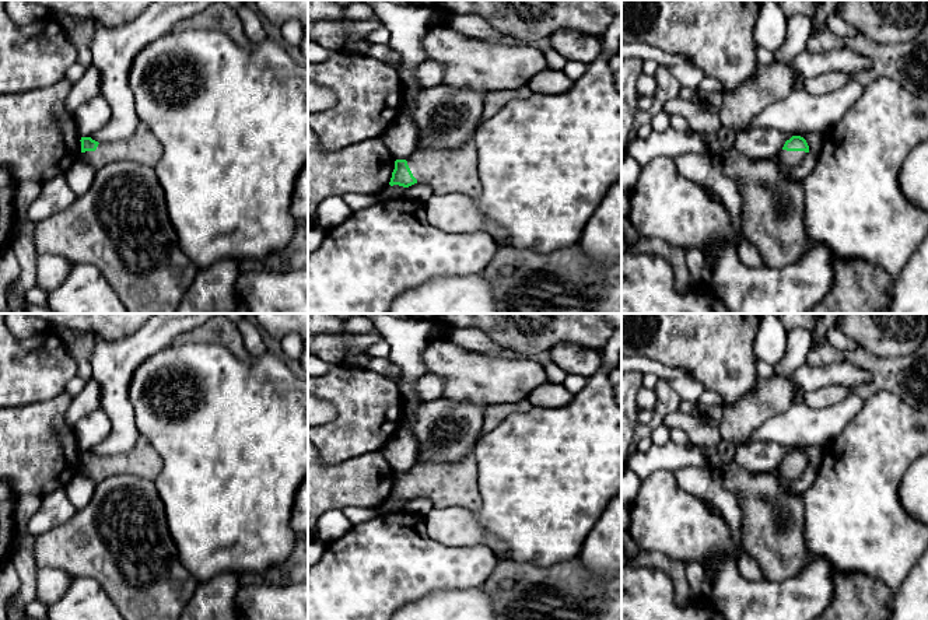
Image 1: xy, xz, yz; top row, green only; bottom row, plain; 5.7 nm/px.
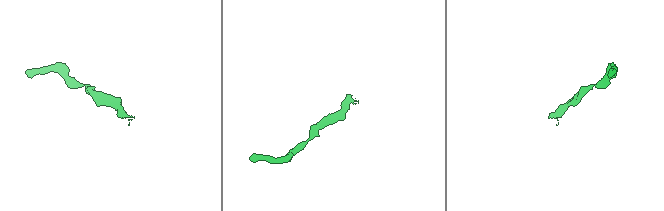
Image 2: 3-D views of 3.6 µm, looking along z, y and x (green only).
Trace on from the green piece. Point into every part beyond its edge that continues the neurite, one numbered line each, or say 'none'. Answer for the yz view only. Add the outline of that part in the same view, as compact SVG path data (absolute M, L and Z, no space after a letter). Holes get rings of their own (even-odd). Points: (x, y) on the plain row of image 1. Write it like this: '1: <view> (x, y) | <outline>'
1: yz (787, 472) | M781 463L778 466L777 473L784 481L791 481L799 479L803 474L805 469L806 469L805 465Z

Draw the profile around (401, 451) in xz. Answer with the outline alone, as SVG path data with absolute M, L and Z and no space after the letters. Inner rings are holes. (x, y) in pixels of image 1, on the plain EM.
M403 425L395 431L381 452L396 473L409 473L417 465L417 439Z

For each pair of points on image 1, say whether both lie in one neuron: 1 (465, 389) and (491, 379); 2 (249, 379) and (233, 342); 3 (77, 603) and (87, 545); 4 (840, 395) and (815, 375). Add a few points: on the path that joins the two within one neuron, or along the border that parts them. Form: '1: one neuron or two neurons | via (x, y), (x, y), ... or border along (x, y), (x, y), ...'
1: one neuron | via (472, 382), (475, 379), (484, 379)
2: two neurons | border along (210, 343), (223, 343), (238, 357), (249, 357)
3: two neurons | border along (72, 575), (91, 577), (108, 596)
4: two neurons | border along (804, 391), (846, 386), (851, 392)

